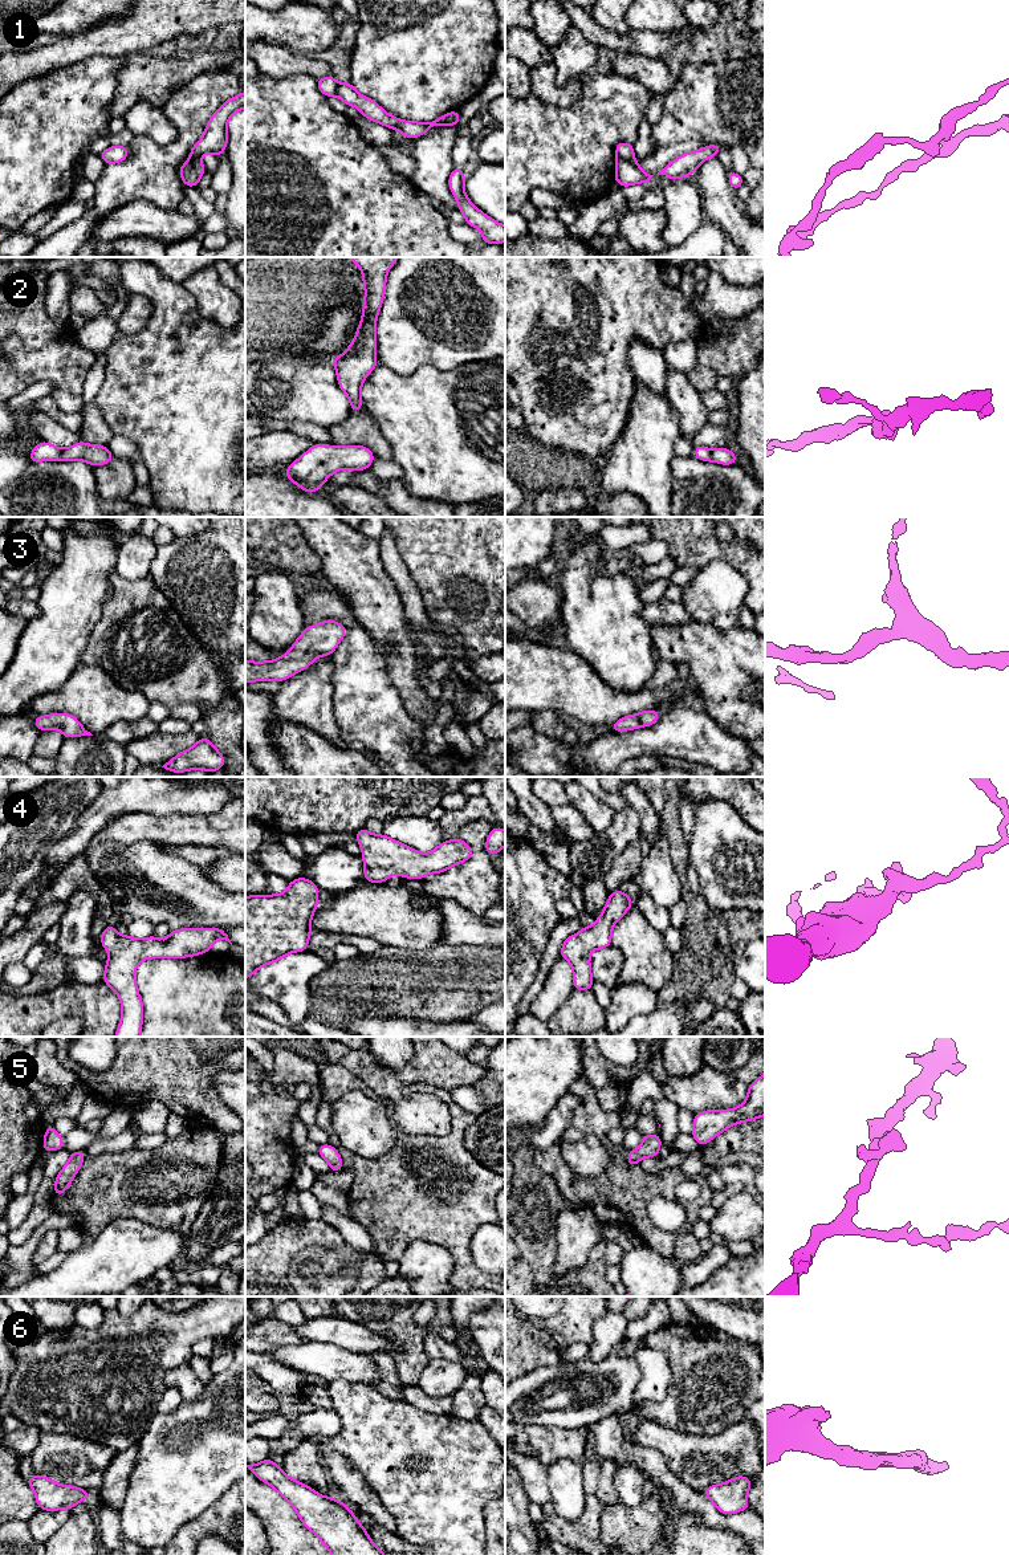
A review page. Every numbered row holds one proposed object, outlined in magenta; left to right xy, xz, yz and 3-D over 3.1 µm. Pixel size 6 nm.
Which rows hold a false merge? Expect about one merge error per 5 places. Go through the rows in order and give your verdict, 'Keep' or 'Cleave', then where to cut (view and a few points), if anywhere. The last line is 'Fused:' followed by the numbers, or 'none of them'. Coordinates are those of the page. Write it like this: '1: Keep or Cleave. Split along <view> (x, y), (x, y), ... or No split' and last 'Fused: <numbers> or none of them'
1: Cleave. Split along yz (618, 158), (633, 159)
2: Keep. No split
3: Keep. No split
4: Keep. No split
5: Keep. No split
6: Keep. No split
Fused: 1

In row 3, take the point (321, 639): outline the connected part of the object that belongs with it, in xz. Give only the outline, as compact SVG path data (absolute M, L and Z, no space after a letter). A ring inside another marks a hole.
M335 620L305 627L301 636L281 658L269 662L245 660L245 683L284 681L306 669L317 658L330 656L345 635L346 627Z

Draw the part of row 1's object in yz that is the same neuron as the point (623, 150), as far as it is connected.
M619 142L615 146L615 155L618 159L634 159L634 144L627 142Z

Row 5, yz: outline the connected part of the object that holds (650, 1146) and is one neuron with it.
M643 1135L640 1147L635 1151L627 1151L627 1164L632 1167L639 1164L643 1157L658 1157L662 1147L660 1135Z

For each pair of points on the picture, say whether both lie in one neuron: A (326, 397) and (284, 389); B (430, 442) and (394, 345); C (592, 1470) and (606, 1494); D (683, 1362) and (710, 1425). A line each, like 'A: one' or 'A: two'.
A: one
B: two
C: two
D: one

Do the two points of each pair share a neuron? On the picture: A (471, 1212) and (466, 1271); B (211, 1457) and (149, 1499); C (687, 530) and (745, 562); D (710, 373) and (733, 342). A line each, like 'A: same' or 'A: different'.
A: same
B: same
C: same
D: same

